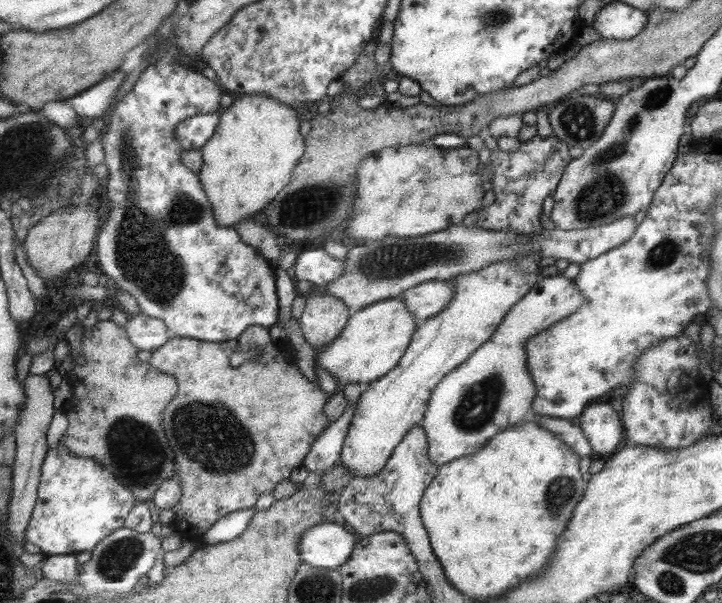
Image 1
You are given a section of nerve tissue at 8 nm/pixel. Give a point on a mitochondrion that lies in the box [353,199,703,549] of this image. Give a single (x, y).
(403, 259)

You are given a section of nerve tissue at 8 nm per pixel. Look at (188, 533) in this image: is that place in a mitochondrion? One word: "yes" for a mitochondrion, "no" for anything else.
no

